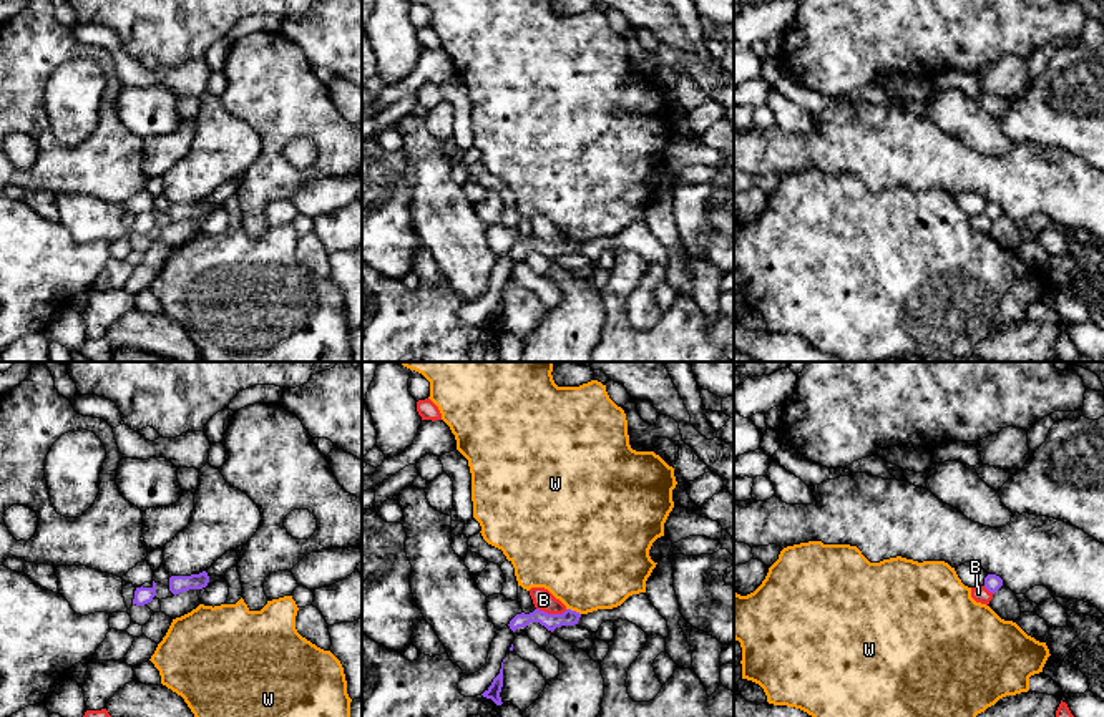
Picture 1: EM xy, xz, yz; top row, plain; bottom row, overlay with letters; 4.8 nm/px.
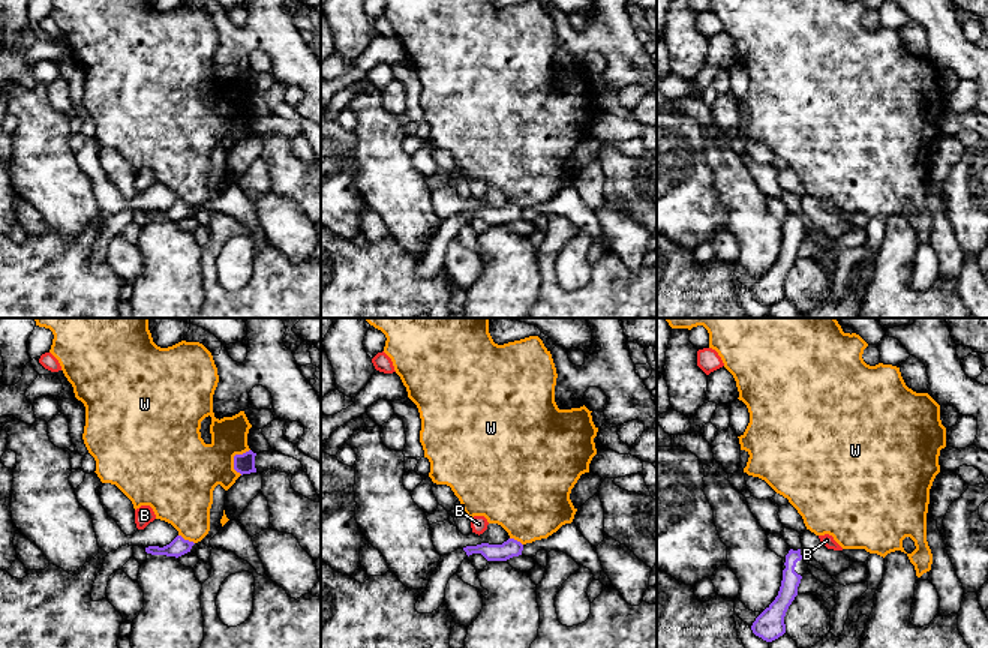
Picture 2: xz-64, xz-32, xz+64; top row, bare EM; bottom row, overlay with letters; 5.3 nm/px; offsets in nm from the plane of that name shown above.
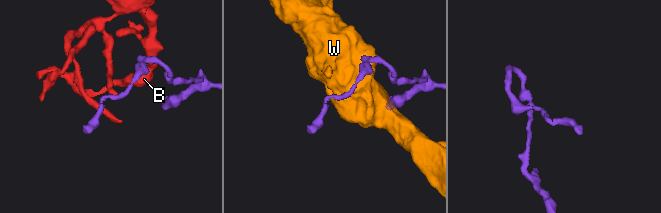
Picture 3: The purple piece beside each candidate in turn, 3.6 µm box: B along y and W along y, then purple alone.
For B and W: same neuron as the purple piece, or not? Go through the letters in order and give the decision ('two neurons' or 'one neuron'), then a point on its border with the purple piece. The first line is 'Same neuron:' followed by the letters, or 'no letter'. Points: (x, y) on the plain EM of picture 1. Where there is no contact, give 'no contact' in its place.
Same neuron: no letter
B: two neurons; meets purple in xz at (552, 243)
W: two neurons; meets purple in xz at (573, 239)

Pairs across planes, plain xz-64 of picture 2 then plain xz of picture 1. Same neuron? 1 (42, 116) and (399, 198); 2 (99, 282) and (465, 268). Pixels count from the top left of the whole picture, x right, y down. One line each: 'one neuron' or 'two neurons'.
1: two neurons
2: two neurons

